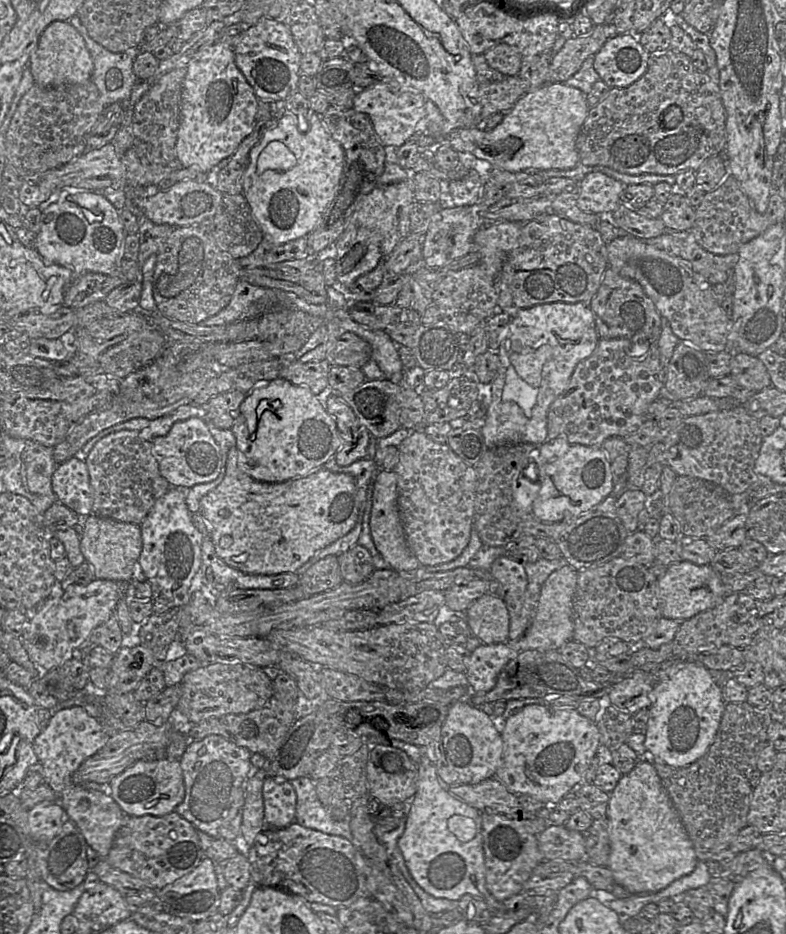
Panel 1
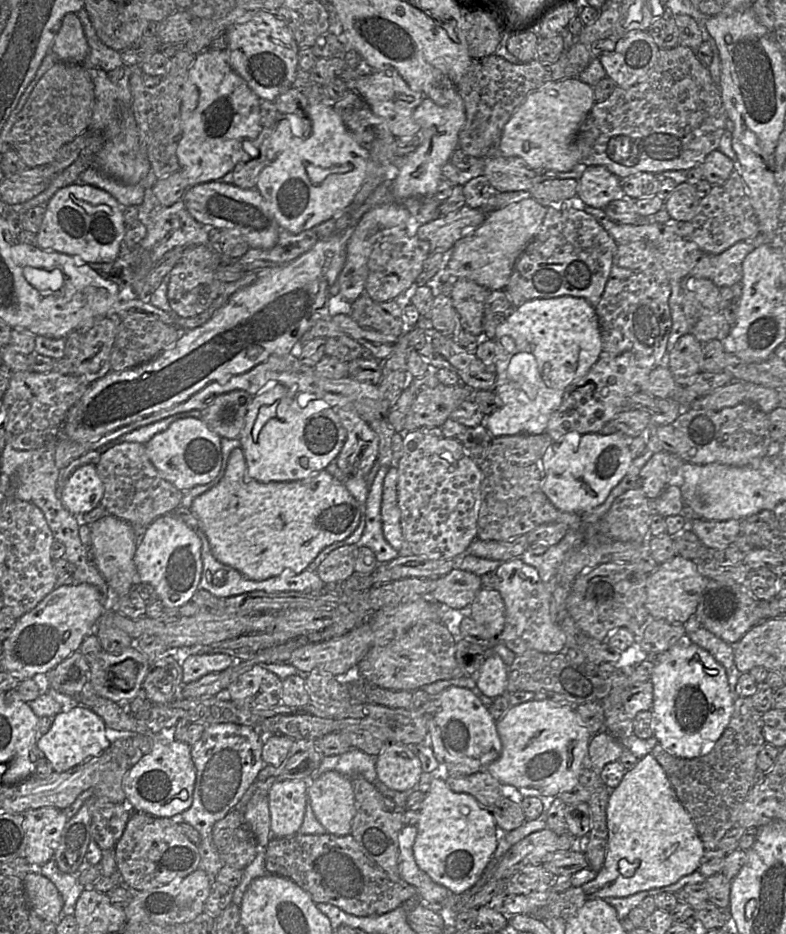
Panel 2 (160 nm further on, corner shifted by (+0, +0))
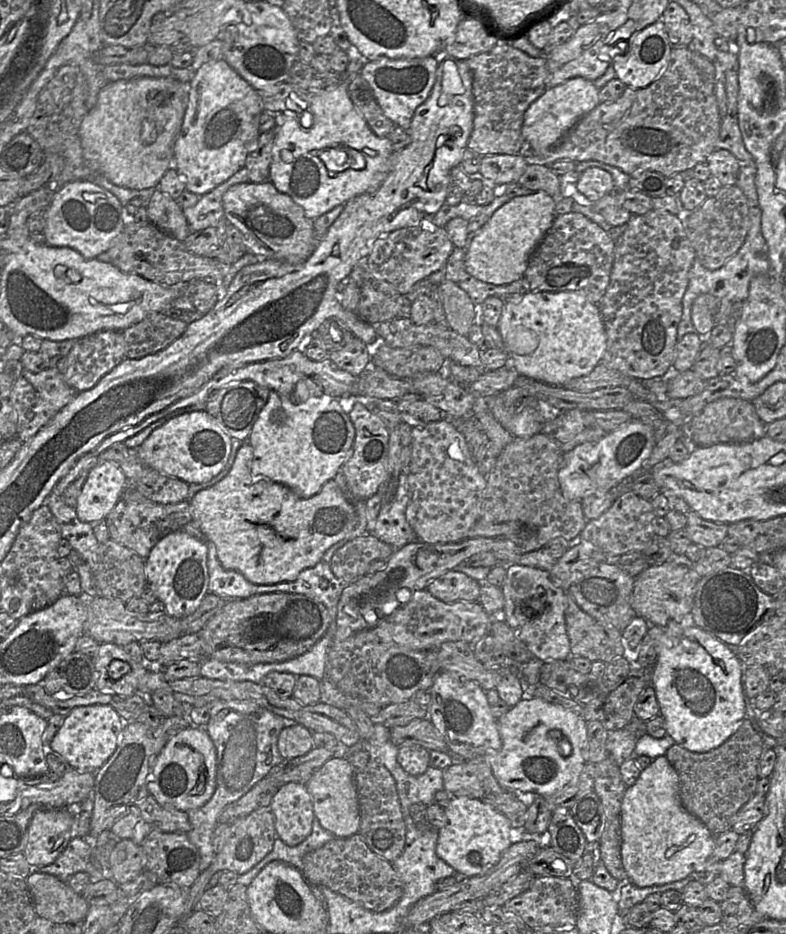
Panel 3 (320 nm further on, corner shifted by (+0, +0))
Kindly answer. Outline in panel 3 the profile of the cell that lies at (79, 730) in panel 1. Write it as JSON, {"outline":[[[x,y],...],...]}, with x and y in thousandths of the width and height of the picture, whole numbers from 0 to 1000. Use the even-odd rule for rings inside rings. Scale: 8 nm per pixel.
{"outline":[[[140,755],[101,756],[83,767],[64,799],[87,818],[102,827],[122,827],[146,805],[155,785],[155,768]]]}

